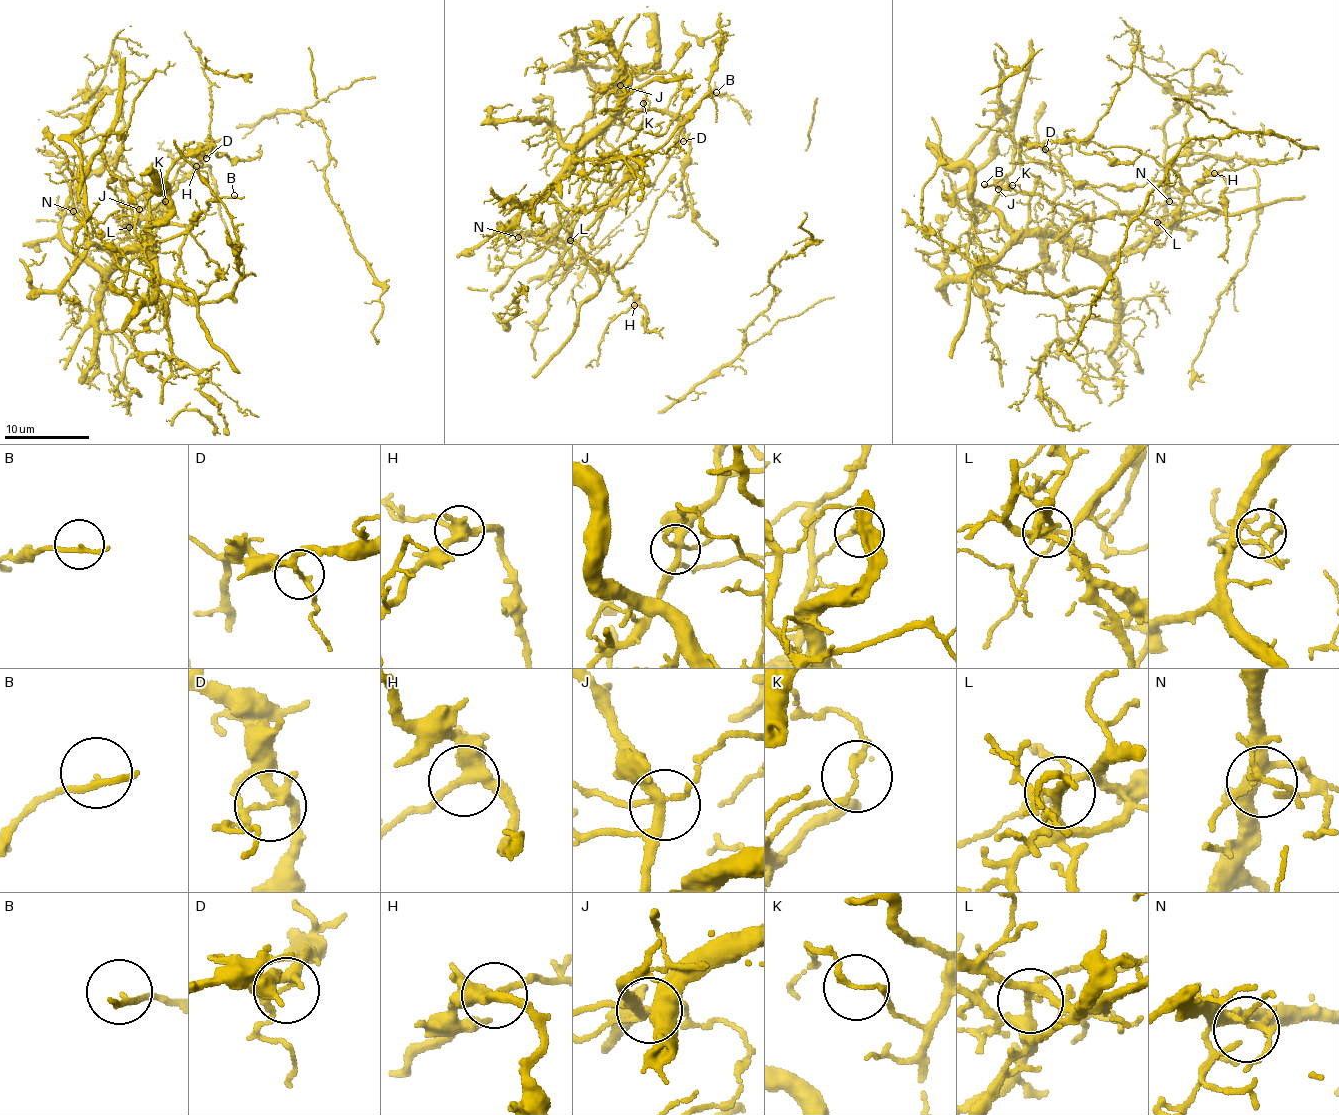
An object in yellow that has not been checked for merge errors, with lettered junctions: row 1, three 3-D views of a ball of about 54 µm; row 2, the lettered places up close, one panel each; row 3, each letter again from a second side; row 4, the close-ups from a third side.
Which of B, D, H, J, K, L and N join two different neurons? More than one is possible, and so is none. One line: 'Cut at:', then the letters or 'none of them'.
Cut at: K, L

